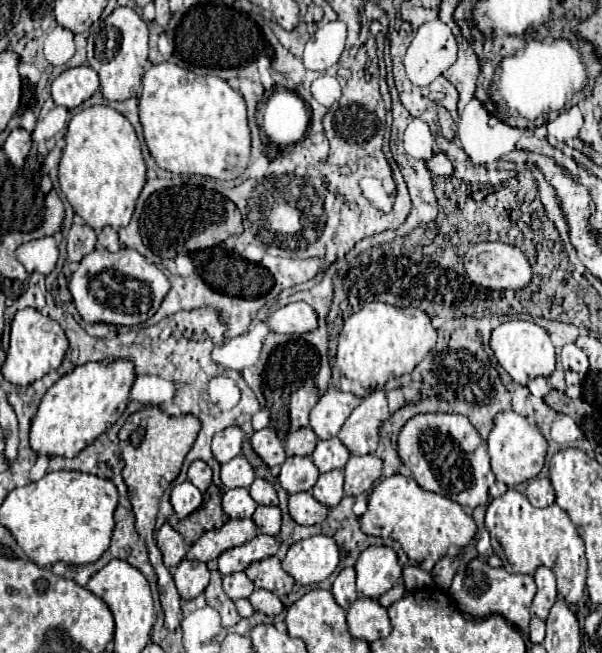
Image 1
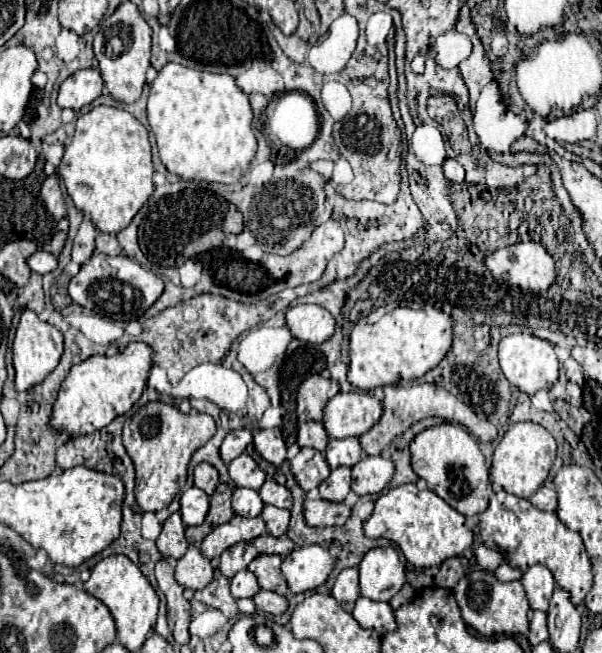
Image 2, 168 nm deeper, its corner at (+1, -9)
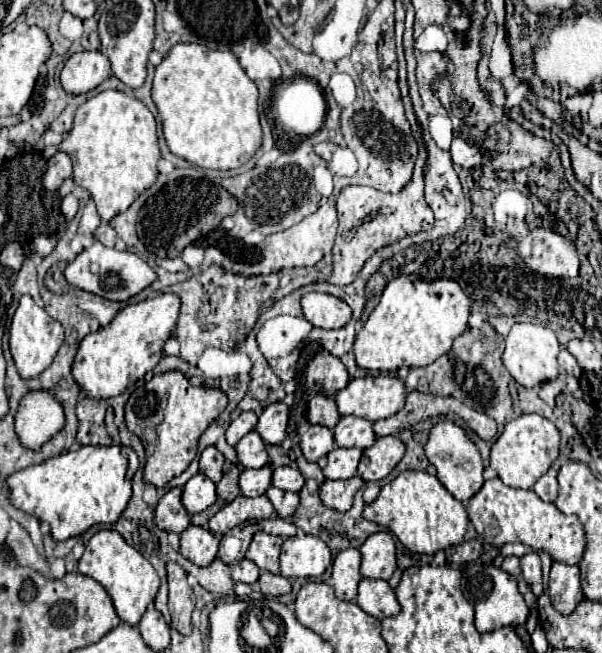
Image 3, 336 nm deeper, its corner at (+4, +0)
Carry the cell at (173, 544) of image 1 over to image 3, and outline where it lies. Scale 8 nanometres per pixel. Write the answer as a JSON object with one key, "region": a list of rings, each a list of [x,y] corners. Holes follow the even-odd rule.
{"region":[[[180,487],[170,489],[158,501],[158,507],[154,511],[156,525],[168,533],[182,533],[190,525],[190,515],[180,501],[180,493],[182,493]]]}

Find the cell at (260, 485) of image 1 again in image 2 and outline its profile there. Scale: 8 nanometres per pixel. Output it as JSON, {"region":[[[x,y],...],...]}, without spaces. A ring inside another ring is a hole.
{"region":[[[267,480],[261,486],[259,494],[261,494],[261,498],[263,498],[265,504],[273,504],[273,506],[279,506],[279,508],[291,508],[293,506],[291,492],[283,484],[279,484],[275,480]]]}

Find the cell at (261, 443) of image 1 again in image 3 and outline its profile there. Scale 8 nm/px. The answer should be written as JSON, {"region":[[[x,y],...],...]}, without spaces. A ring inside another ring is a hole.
{"region":[[[272,403],[262,411],[256,431],[266,443],[280,445],[286,439],[286,425],[288,425],[288,407],[284,403]]]}

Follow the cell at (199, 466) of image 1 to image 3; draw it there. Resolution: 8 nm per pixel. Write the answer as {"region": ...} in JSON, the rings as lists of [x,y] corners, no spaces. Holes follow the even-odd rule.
{"region":[[[206,447],[200,455],[200,473],[206,475],[210,481],[218,483],[222,477],[224,455],[216,447]]]}

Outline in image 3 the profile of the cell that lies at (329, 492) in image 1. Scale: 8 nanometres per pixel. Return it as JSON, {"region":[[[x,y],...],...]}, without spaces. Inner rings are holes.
{"region":[[[336,447],[326,455],[322,473],[326,479],[350,479],[356,475],[360,457],[362,457],[360,449],[338,449]]]}

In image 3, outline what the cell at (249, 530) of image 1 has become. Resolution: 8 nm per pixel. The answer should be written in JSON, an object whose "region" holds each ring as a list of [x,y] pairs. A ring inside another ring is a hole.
{"region":[[[236,497],[232,503],[222,507],[208,523],[208,529],[214,535],[224,535],[230,529],[234,529],[240,523],[246,521],[262,521],[272,517],[274,507],[266,497],[256,497],[256,499],[246,499],[246,497]]]}

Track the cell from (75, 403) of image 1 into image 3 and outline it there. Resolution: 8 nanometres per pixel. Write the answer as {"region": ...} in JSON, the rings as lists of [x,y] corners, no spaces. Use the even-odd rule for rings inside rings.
{"region":[[[158,293],[146,301],[120,309],[106,329],[98,329],[96,333],[86,335],[72,365],[72,377],[76,385],[80,385],[80,391],[94,401],[116,397],[138,379],[142,379],[148,371],[152,371],[162,359],[162,345],[172,335],[178,319],[178,309],[180,299],[176,295]]]}

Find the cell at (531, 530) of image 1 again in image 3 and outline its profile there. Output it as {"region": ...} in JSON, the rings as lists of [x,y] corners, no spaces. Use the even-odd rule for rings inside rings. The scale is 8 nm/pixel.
{"region":[[[498,477],[484,481],[482,489],[468,501],[468,517],[484,543],[500,547],[504,543],[522,543],[534,551],[546,551],[554,561],[578,565],[584,555],[584,527],[576,515],[564,515],[554,503],[542,501],[532,489],[522,491],[504,485]]]}

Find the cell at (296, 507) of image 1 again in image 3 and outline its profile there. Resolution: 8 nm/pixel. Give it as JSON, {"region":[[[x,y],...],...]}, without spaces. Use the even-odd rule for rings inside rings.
{"region":[[[352,477],[346,481],[324,481],[324,485],[320,487],[320,499],[324,501],[324,505],[328,505],[328,509],[344,513],[352,507],[352,499],[362,485],[364,481],[360,477]]]}

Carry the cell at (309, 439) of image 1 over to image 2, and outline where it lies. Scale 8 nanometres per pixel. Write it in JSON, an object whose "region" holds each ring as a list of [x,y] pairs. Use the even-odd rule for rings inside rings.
{"region":[[[309,420],[299,428],[299,436],[297,436],[299,446],[311,446],[311,448],[323,452],[327,442],[329,442],[329,434],[327,434],[323,422]]]}

